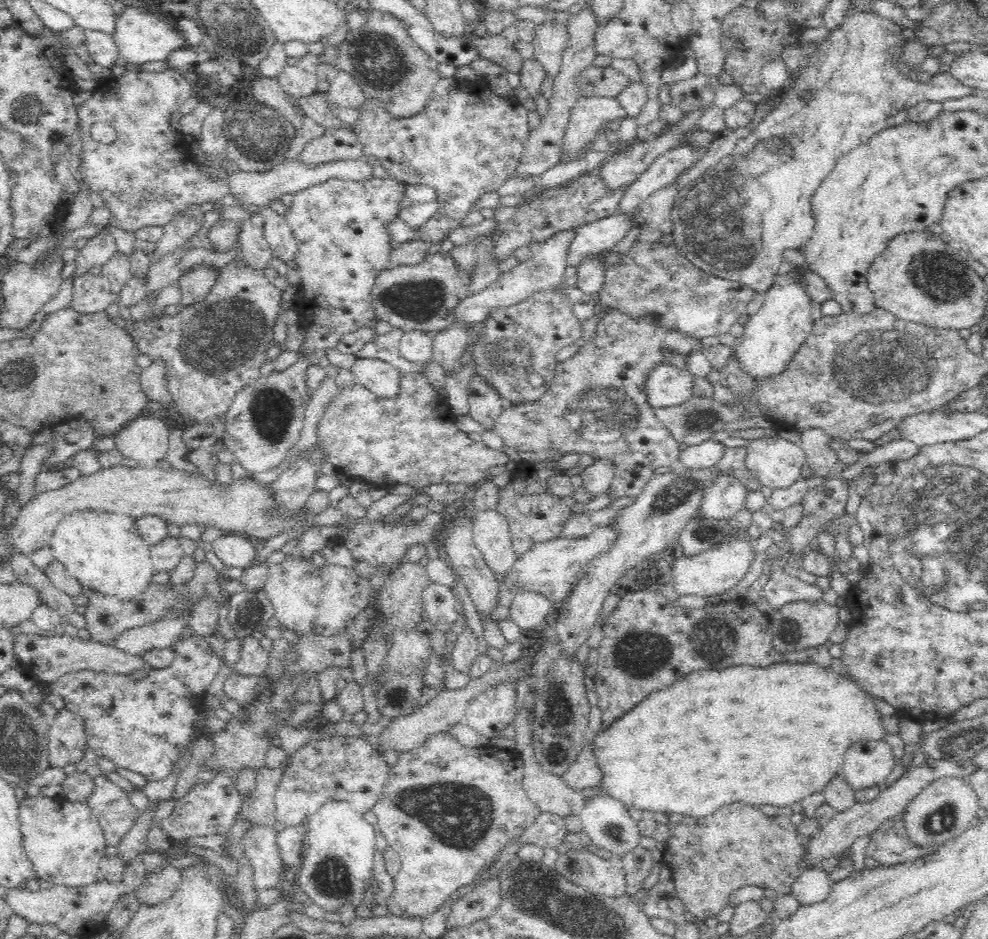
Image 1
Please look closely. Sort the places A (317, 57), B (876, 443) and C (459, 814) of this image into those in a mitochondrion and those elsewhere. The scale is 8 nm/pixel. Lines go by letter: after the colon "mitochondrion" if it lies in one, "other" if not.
A: other
B: other
C: mitochondrion

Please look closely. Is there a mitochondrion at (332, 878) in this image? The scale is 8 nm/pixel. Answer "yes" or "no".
yes

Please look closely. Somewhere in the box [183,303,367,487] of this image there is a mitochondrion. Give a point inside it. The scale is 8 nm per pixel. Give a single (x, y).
(270, 409)

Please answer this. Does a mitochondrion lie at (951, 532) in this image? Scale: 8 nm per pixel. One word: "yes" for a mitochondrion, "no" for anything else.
yes

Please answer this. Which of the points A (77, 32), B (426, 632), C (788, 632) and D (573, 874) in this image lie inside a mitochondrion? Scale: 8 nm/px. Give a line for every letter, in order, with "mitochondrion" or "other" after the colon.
A: other
B: other
C: mitochondrion
D: mitochondrion

